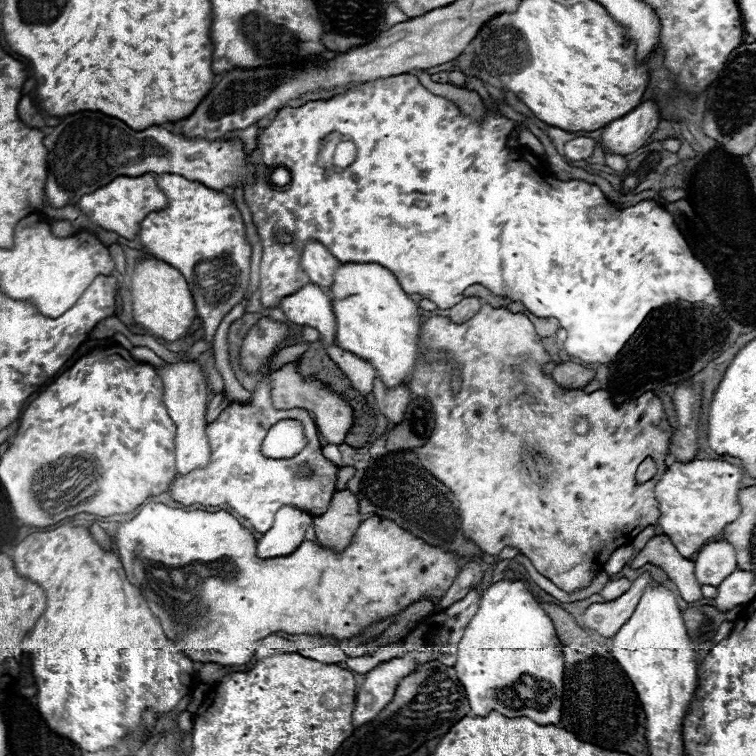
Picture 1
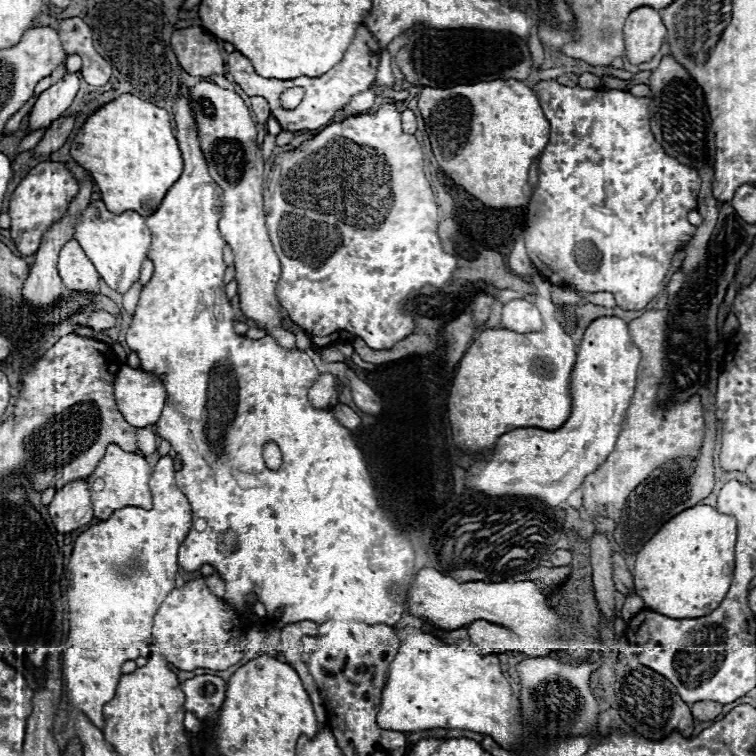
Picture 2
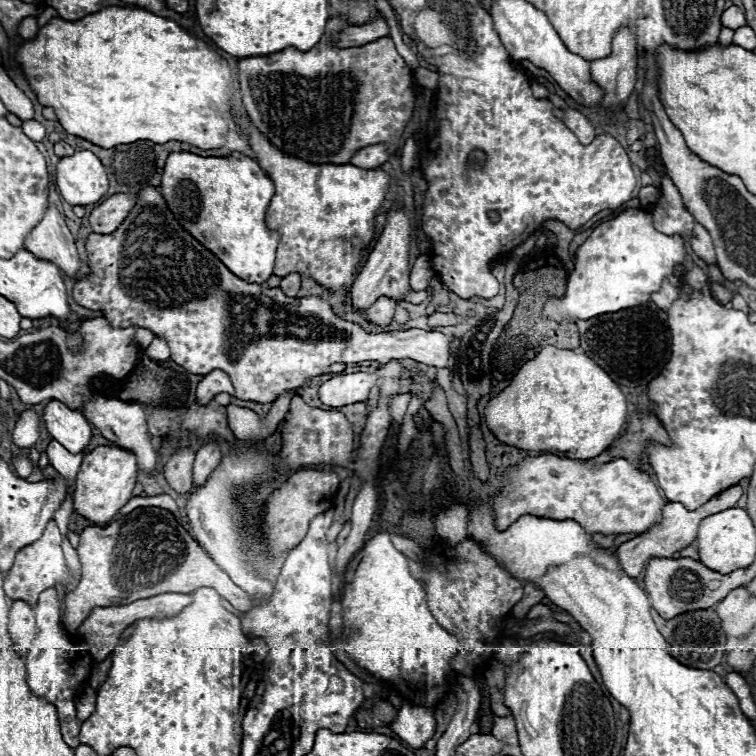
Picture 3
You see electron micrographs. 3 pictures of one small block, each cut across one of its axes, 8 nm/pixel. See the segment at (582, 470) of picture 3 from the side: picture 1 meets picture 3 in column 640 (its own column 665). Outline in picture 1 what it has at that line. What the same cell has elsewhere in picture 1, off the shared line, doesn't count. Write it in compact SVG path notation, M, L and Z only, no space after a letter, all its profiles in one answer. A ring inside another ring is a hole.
M694 460L688 464L674 462L656 486L660 504L658 524L662 532L678 546L684 558L698 552L712 536L718 536L726 524L740 514L738 490L742 488L742 468L724 460Z

